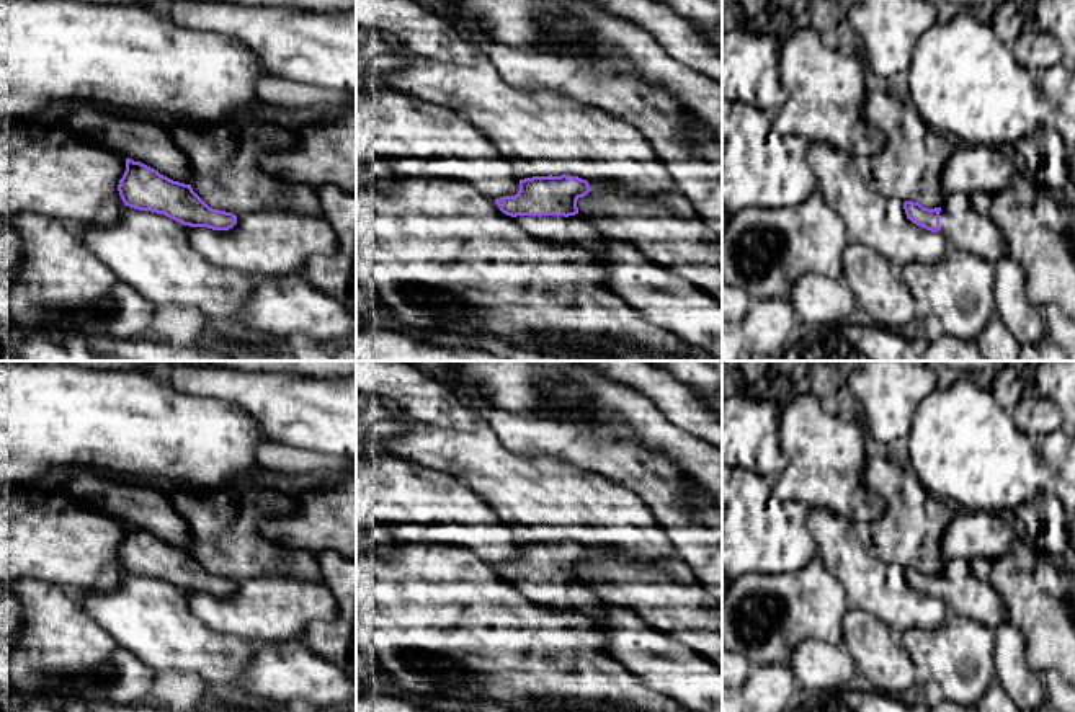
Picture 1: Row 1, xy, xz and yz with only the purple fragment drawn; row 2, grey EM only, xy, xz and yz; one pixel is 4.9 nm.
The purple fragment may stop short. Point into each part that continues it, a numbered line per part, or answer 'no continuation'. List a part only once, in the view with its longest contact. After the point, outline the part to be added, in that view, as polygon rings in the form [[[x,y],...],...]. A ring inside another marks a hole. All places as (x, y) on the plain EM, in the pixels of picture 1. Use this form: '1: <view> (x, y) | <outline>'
1: xz (577, 596) | [[[516,581],[518,590],[534,604],[587,617],[598,629],[606,621],[606,604],[593,593],[591,583]]]

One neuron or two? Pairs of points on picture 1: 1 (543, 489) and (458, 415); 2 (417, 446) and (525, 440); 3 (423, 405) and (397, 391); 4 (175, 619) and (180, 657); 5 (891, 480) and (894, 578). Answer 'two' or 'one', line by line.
1: two
2: two
3: one
4: one
5: two

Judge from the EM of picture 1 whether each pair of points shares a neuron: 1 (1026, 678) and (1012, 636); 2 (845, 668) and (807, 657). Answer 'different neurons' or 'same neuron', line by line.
1: same neuron
2: same neuron

